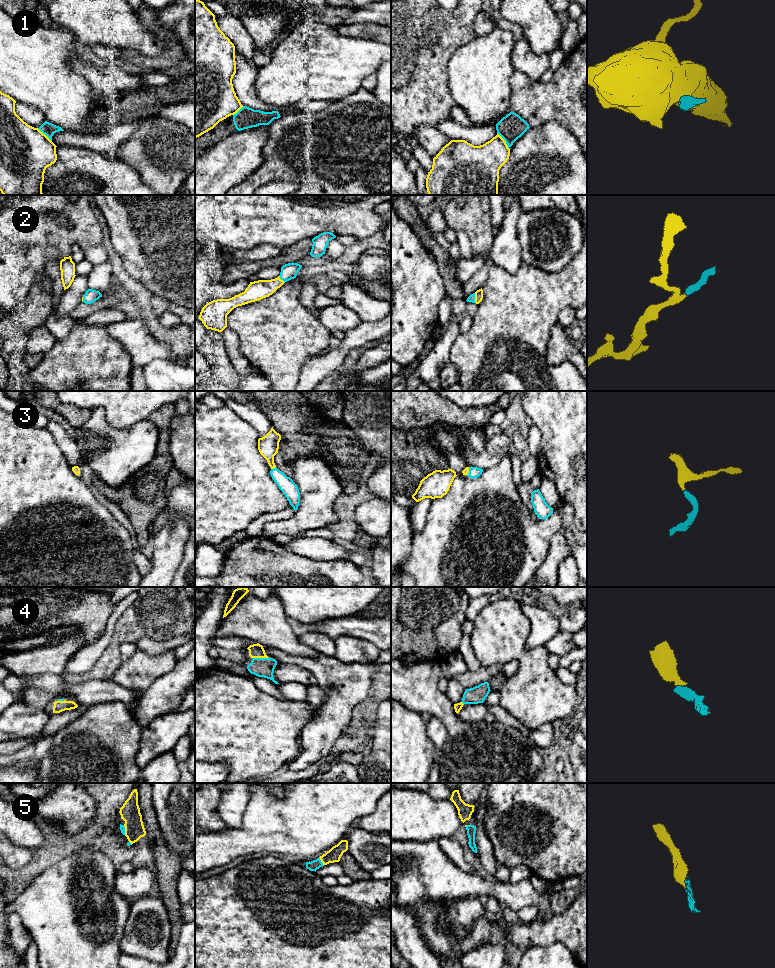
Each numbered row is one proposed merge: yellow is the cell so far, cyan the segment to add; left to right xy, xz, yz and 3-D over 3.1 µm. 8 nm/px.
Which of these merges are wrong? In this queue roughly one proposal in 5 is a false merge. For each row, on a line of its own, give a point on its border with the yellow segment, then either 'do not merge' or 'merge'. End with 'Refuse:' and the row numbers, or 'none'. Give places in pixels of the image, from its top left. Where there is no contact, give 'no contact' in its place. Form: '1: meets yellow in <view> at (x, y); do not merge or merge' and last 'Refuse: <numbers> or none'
1: meets yellow in yz at (504, 141); do not merge
2: meets yellow in yz at (475, 298); merge
3: meets yellow in xz at (273, 468); merge
4: meets yellow in xz at (261, 657); merge
5: meets yellow in xz at (321, 861); merge
Refuse: 1

